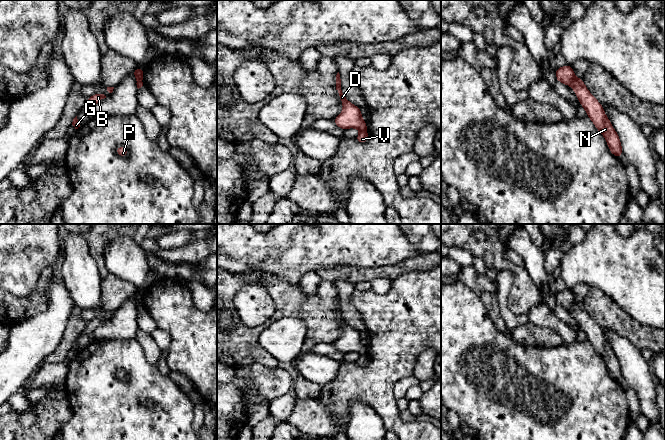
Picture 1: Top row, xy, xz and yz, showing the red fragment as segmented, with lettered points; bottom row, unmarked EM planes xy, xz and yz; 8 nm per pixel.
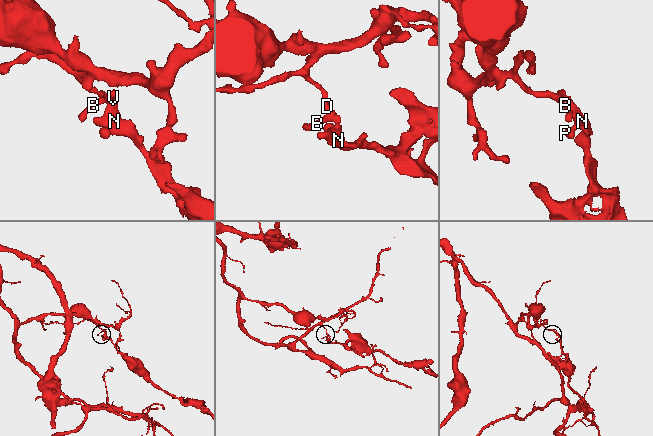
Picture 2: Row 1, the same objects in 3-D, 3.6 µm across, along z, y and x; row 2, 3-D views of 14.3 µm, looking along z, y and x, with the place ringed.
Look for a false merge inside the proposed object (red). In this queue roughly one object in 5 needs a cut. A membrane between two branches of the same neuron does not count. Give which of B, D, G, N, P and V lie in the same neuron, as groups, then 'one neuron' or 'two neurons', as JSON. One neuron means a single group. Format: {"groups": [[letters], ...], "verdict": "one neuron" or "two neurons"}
{"groups": [["B", "D", "G"], ["N", "P", "V"]], "verdict": "two neurons"}

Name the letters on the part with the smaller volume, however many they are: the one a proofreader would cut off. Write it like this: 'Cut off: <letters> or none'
Cut off: N, P, V

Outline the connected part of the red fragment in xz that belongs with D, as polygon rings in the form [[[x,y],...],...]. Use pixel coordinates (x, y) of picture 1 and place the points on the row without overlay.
[[[339,296],[336,299],[336,314],[343,328],[342,337],[334,342],[334,347],[341,353],[357,352],[360,355],[367,354],[367,347],[362,343],[360,332],[348,325],[342,316]]]

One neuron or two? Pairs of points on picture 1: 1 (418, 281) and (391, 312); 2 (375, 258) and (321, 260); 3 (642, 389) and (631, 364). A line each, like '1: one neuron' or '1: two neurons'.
1: one neuron
2: one neuron
3: one neuron

